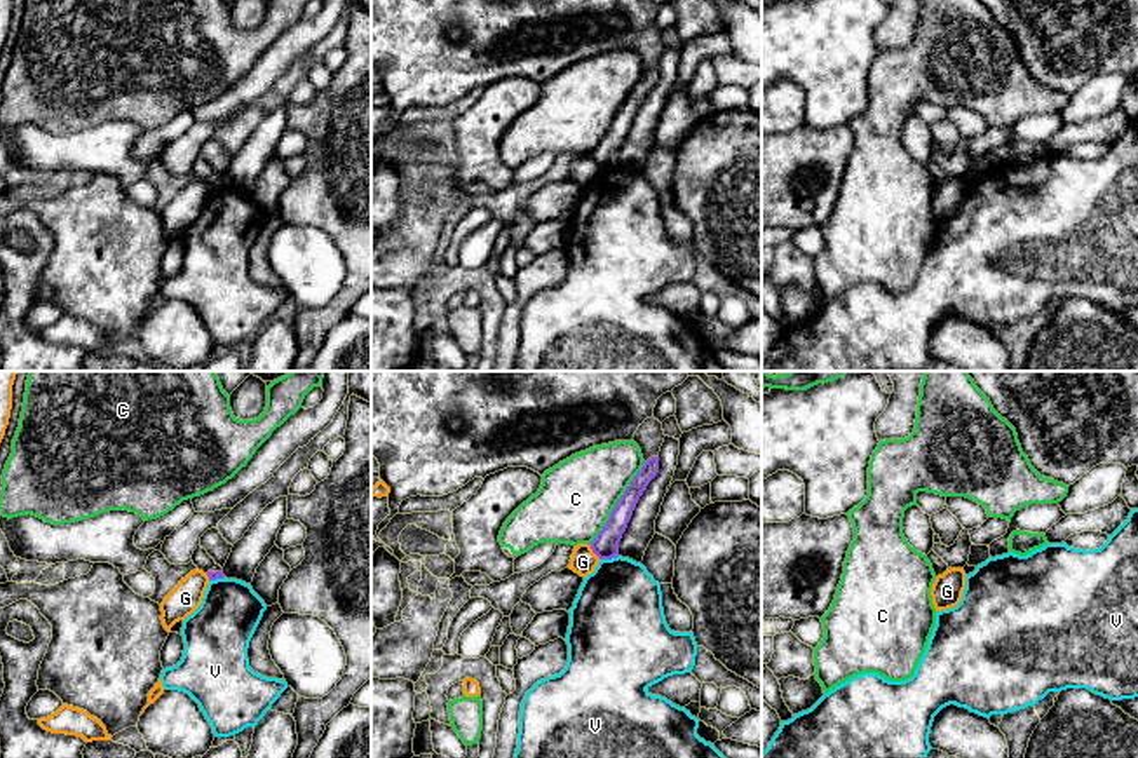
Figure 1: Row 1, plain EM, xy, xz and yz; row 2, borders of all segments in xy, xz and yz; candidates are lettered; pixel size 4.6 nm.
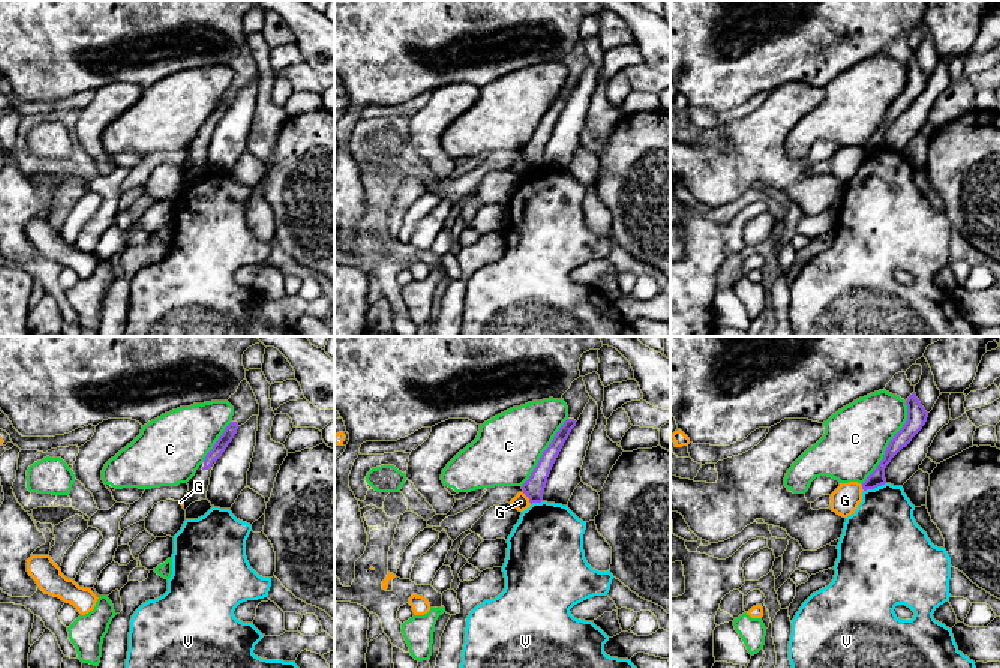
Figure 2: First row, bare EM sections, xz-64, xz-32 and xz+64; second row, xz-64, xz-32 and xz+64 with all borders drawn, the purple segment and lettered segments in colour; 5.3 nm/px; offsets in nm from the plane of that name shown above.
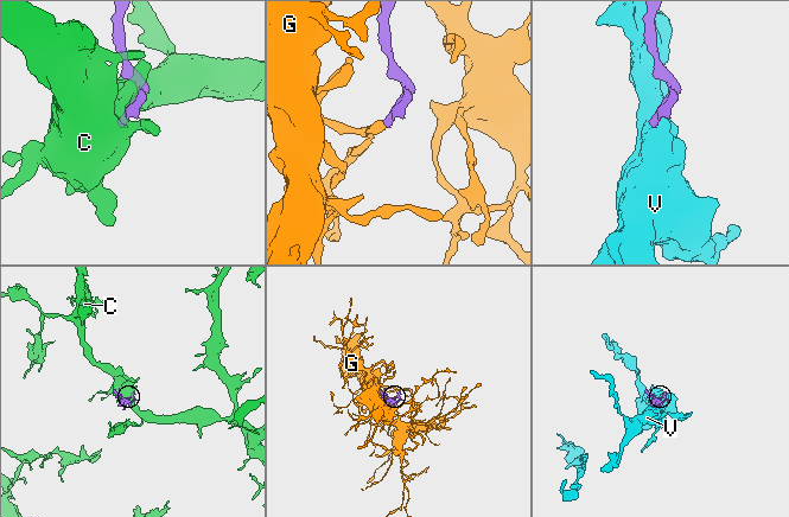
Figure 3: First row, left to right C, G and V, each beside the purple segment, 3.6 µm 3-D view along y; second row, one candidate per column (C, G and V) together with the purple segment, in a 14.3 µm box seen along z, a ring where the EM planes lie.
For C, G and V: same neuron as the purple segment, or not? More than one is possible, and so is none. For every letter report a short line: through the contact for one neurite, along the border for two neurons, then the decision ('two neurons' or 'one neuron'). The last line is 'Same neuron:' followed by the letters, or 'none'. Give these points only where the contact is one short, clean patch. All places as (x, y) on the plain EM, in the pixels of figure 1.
C: two neurons
G: line xz (588, 154), (600, 168); two neurons
V: two neurons
Same neuron: none

